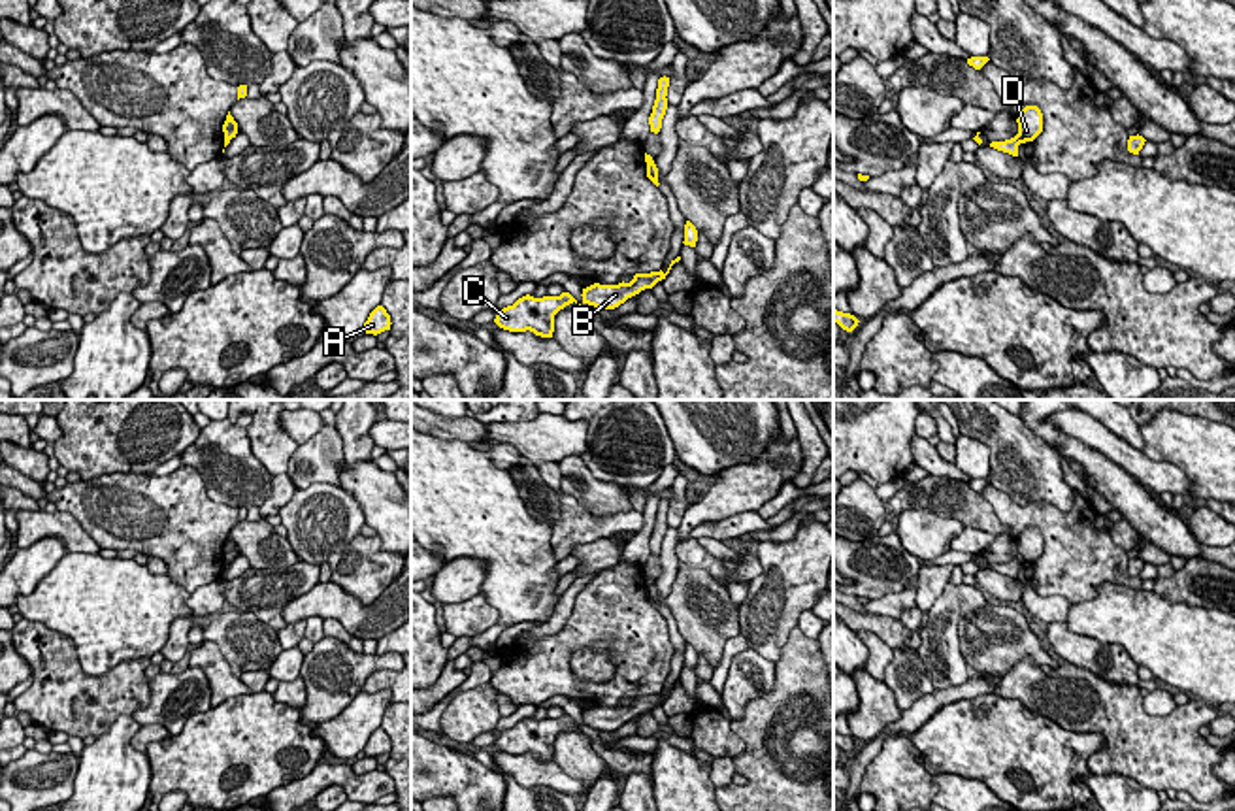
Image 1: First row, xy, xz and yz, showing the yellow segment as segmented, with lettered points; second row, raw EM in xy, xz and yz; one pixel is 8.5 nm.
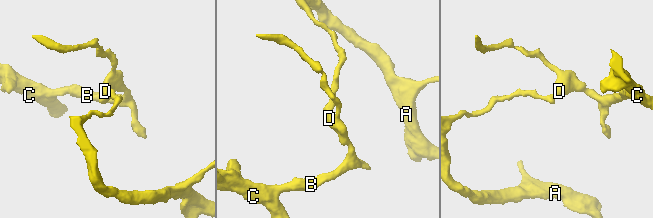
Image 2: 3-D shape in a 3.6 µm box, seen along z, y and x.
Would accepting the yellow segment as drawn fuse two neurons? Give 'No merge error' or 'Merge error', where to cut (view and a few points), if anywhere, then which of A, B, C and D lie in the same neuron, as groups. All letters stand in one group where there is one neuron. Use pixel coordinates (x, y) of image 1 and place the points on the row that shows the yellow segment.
Merge error. Split along yz (1017, 134), (1022, 142). Groups: A / B C D

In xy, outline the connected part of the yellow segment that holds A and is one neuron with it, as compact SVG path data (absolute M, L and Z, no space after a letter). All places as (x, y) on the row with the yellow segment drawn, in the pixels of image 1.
M377 306L370 313L368 321L364 323L364 332L377 336L385 330L390 330L390 324L392 323L390 323L390 315L387 313L387 309L383 306Z

